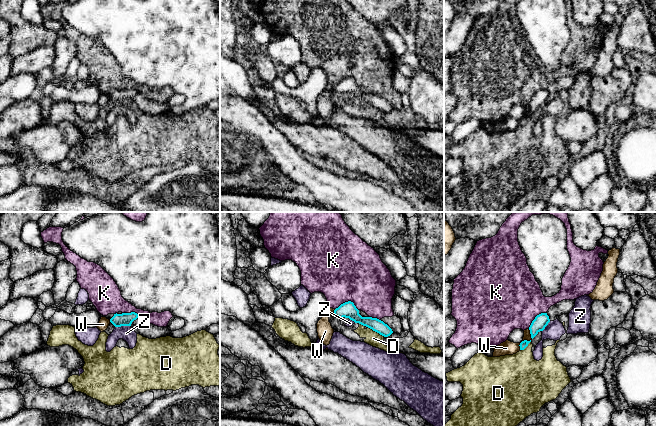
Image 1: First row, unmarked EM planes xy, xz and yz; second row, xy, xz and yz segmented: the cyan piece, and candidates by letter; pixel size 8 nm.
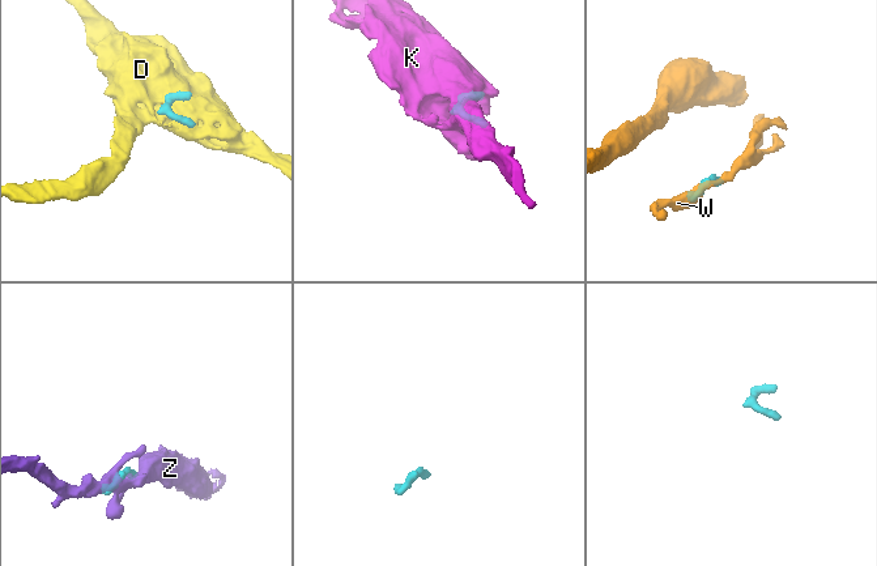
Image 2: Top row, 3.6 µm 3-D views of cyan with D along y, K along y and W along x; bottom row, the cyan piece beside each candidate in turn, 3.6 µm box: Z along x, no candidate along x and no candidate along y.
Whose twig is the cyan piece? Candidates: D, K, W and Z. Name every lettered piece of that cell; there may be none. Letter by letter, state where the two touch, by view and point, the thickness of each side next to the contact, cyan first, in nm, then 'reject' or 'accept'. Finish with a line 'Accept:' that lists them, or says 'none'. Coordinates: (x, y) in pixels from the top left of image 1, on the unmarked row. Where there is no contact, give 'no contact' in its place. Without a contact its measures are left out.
D: xz (376, 107) | 100/120 nm | reject
K: xz (348, 77) | 130/500 nm | reject
W: yz (526, 116) | 60/110 nm | reject
Z: xy (122, 101) | 110/120 nm | reject
Accept: none

